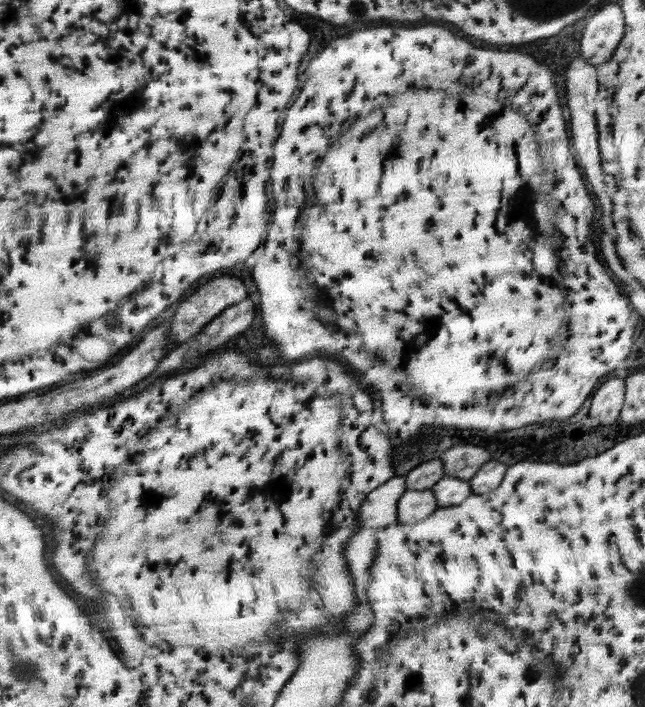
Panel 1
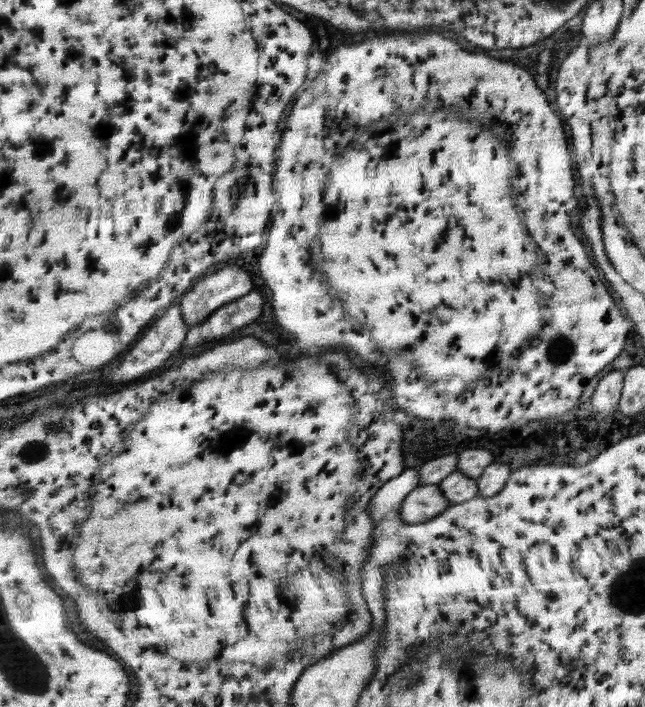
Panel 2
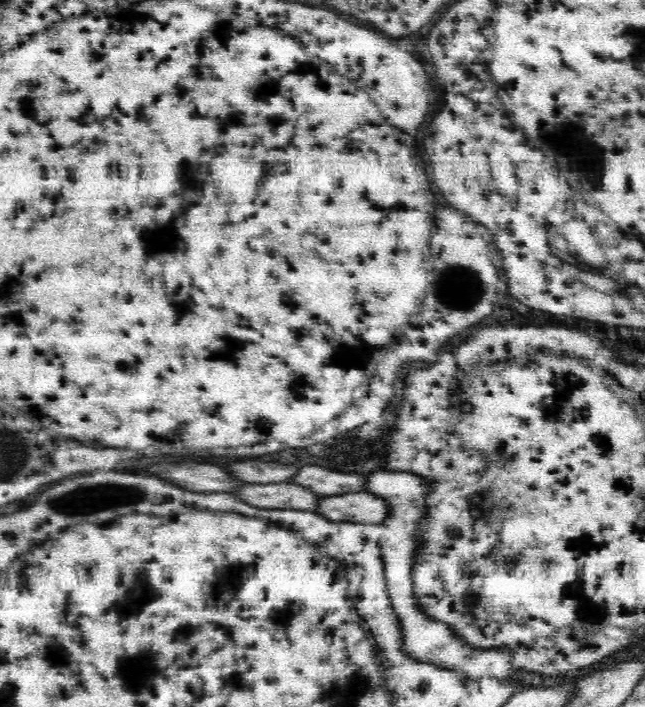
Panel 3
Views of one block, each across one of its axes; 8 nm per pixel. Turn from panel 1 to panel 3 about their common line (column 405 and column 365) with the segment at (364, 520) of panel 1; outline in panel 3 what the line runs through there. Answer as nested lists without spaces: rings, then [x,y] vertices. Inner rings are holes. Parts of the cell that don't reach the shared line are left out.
[[[380,470],[367,476],[365,491],[383,498],[387,502],[389,511],[387,517],[381,522],[388,530],[386,538],[380,540],[382,560],[386,564],[386,582],[388,582],[388,594],[394,606],[394,612],[398,614],[400,628],[402,628],[402,650],[422,662],[438,664],[440,668],[460,670],[464,680],[480,680],[484,677],[496,680],[506,680],[510,677],[510,662],[512,652],[508,650],[472,650],[470,646],[462,646],[456,642],[450,628],[442,622],[426,618],[418,606],[412,592],[412,568],[414,568],[414,550],[416,550],[416,528],[420,520],[424,518],[425,496],[431,482],[425,482],[421,476],[411,472],[388,472]]]

